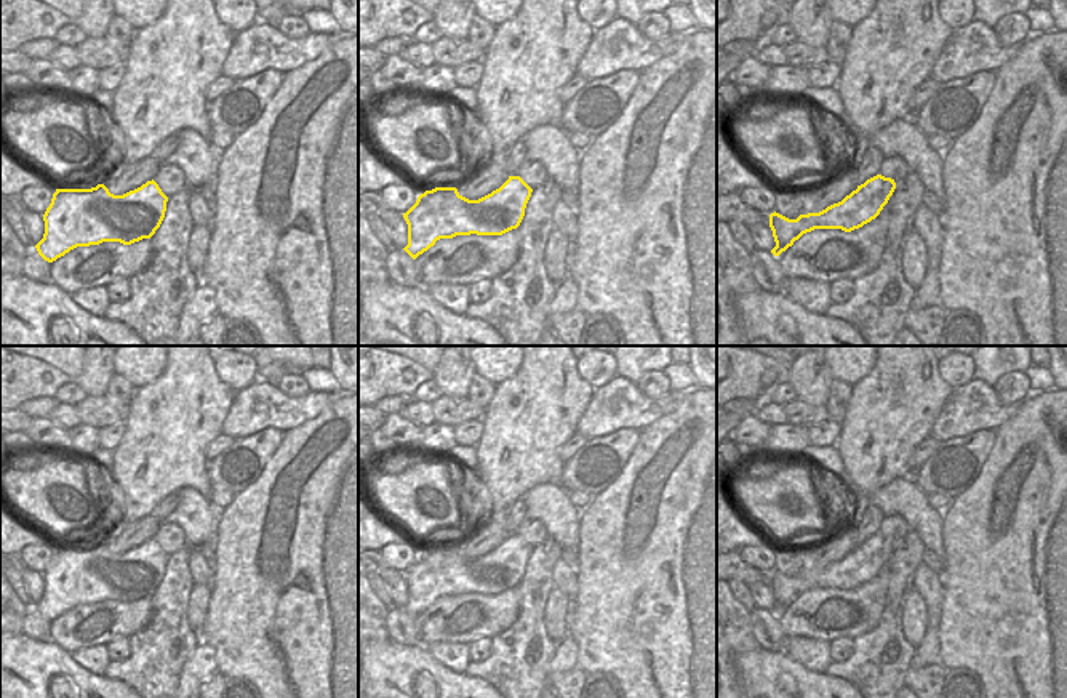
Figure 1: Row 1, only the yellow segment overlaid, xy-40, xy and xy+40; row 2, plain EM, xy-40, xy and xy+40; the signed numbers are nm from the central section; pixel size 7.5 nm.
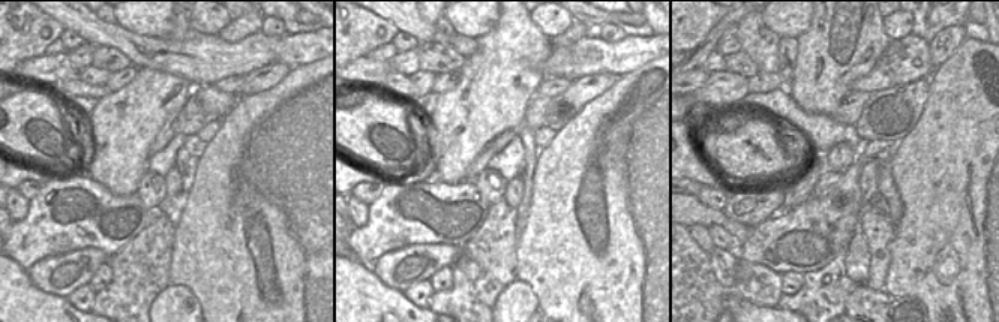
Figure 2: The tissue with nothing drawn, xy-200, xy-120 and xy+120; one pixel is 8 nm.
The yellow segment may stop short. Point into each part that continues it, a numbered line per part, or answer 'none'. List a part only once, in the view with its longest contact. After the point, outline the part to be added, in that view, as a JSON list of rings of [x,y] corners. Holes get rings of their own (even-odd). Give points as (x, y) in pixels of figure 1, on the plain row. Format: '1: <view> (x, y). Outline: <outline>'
none

